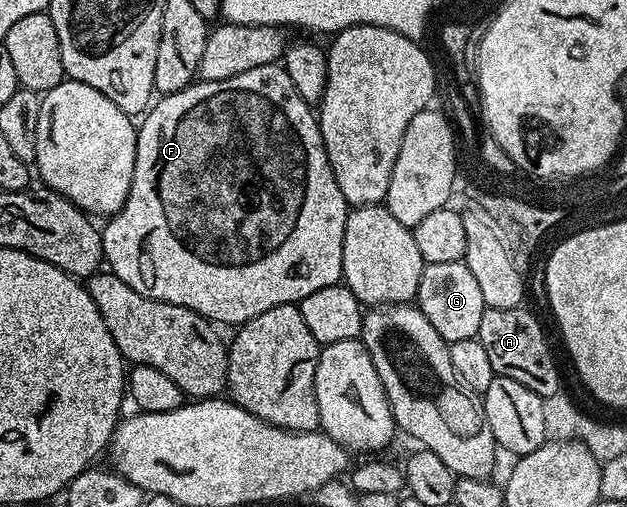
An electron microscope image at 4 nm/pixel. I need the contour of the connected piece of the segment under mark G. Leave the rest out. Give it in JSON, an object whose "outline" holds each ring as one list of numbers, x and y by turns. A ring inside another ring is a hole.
{"outline":[[464,261,424,265,419,281,417,305,429,320,429,324,433,324,437,332,441,332,441,336,448,344,476,337,481,328,481,316,485,309,481,300,481,287]]}

